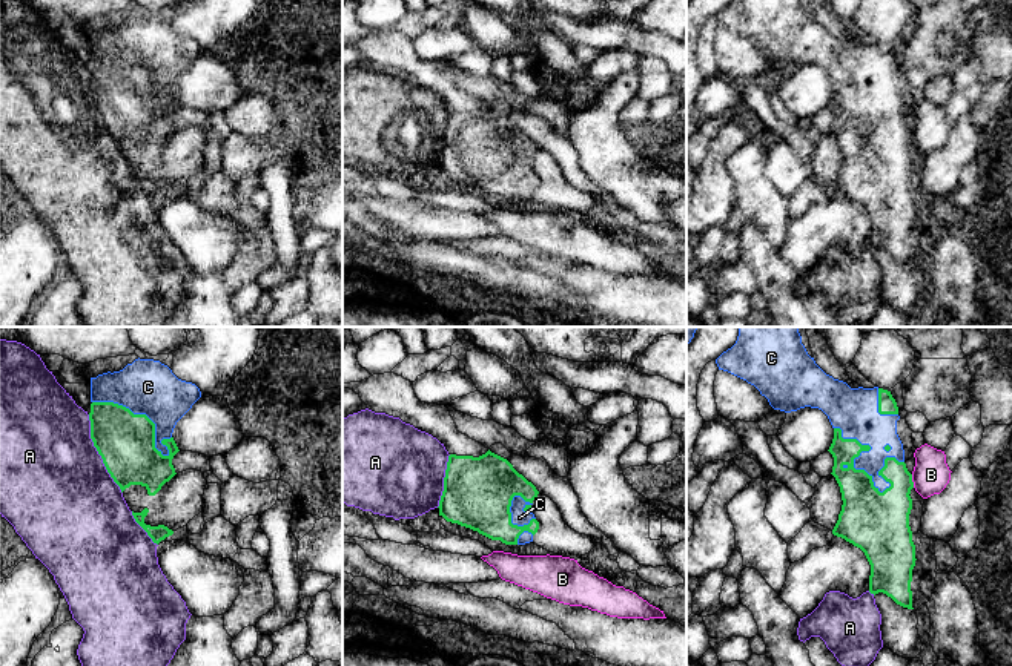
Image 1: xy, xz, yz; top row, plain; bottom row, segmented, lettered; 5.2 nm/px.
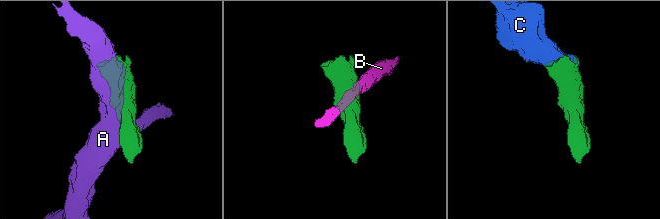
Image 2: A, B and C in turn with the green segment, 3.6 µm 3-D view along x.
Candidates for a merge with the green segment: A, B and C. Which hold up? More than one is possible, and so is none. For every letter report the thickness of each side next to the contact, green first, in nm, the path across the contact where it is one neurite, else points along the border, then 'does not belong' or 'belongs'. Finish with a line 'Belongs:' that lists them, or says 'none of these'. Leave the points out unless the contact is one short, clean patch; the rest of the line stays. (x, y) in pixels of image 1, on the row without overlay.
A: 300 nm thick on the green side, 500 nm on the other; does not belong
B: 280 nm thick on the green side, 200 nm on the other; border along yz (911, 131), (914, 143); does not belong
C: 200 nm thick on the green side, 240 nm on the other; belongs
Belongs: C

